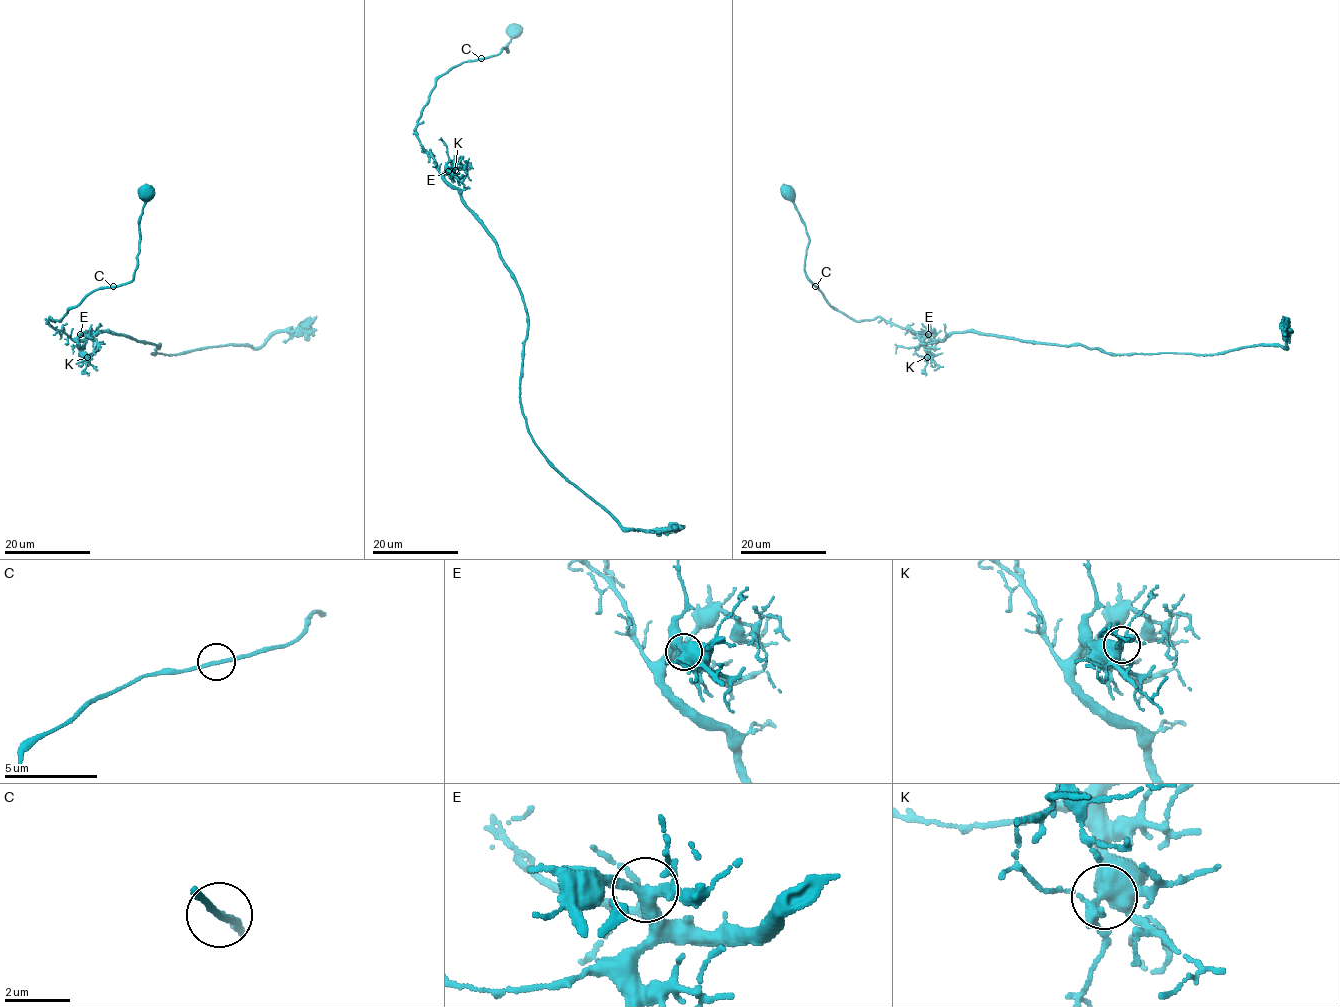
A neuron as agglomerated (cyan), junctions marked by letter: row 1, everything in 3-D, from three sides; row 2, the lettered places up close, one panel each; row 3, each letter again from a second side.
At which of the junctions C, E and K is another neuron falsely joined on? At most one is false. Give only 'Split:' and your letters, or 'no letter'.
Split: no letter

